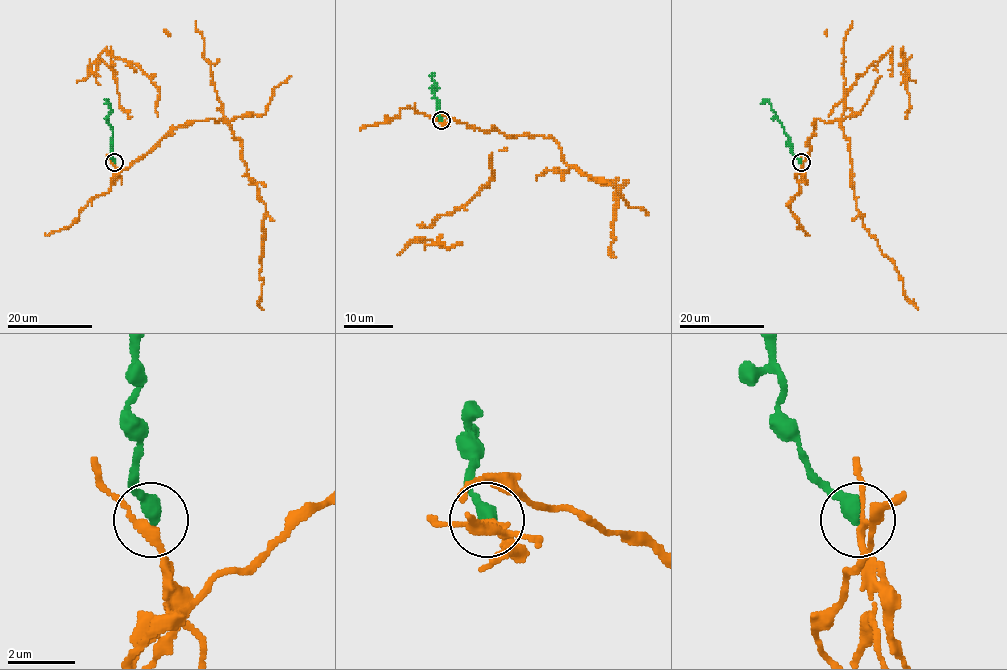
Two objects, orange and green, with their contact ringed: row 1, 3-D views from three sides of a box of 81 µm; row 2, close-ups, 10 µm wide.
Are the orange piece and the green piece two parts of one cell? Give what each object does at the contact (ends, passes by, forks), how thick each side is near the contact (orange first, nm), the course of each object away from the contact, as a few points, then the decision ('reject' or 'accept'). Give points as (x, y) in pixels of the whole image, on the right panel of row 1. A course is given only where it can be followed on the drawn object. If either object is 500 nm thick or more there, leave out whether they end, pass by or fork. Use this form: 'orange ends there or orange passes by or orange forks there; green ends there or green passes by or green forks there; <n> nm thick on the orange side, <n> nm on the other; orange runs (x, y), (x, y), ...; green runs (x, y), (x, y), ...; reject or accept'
orange passes by; green ends there; 200 nm thick on the orange side, 440 nm on the other; orange runs (800, 162), (797, 180), (814, 121), (836, 119), (849, 140), (863, 226), (918, 310); green runs (800, 162), (771, 104), (766, 100), (761, 104); reject

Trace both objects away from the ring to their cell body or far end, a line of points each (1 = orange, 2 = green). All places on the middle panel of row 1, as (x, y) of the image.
1: (440, 120), (444, 113), (482, 131), (544, 136), (589, 178), (616, 184), (609, 251), (615, 257)
2: (441, 120), (440, 102), (434, 96), (437, 89), (432, 80), (434, 74)

